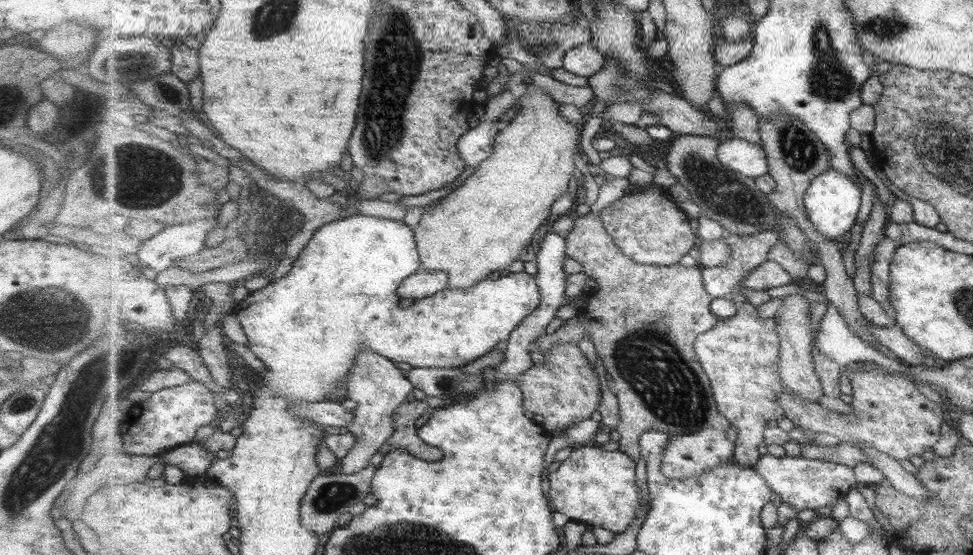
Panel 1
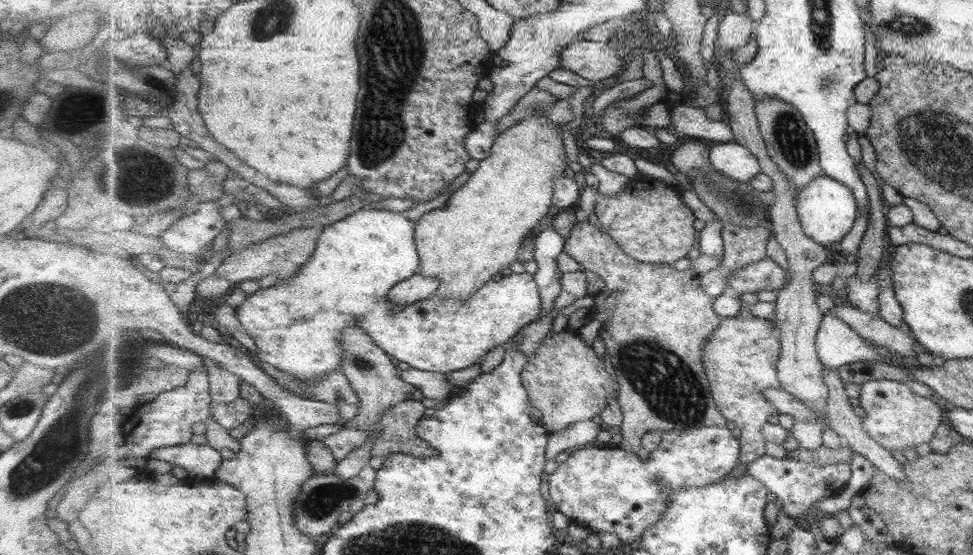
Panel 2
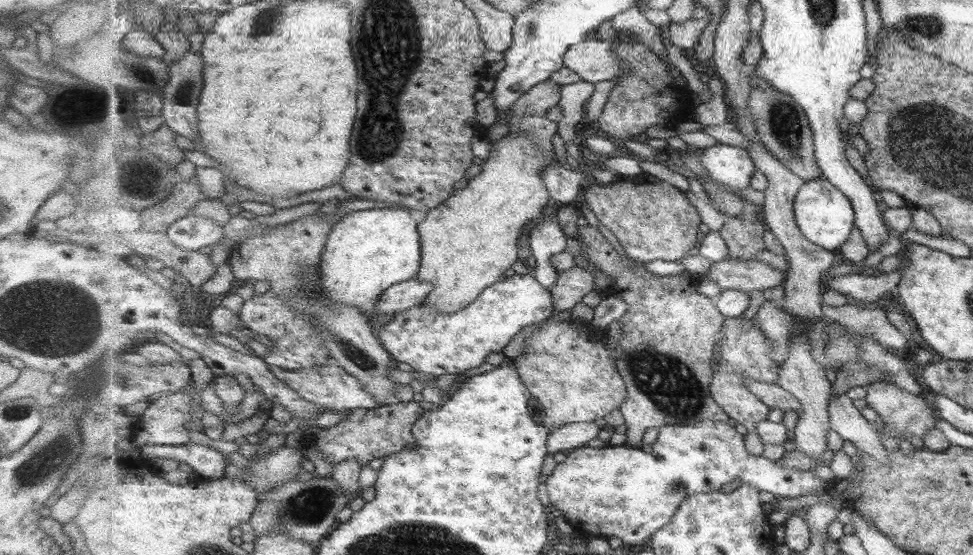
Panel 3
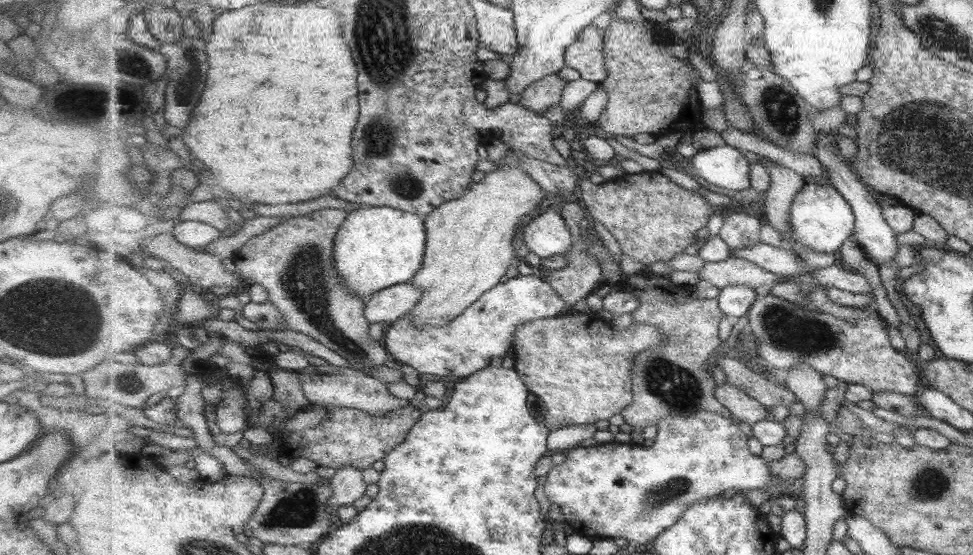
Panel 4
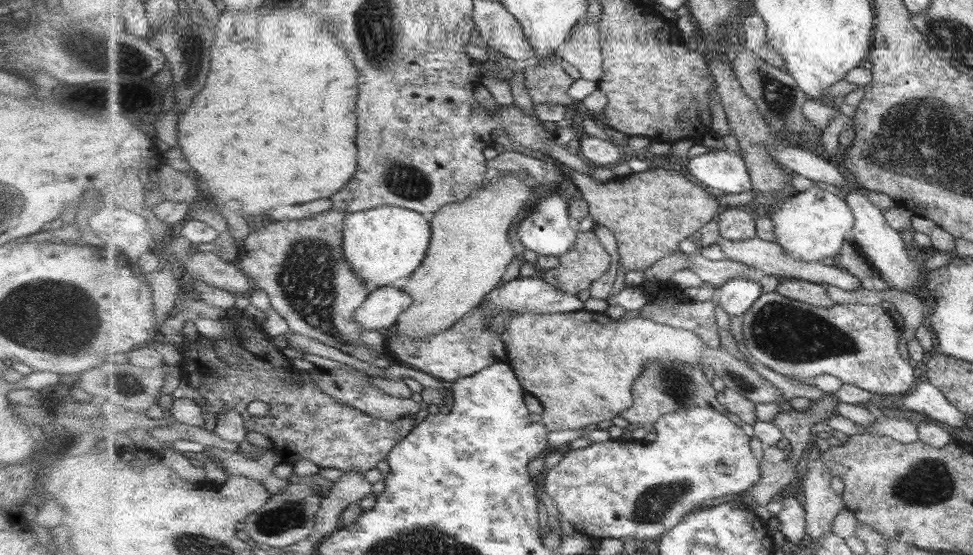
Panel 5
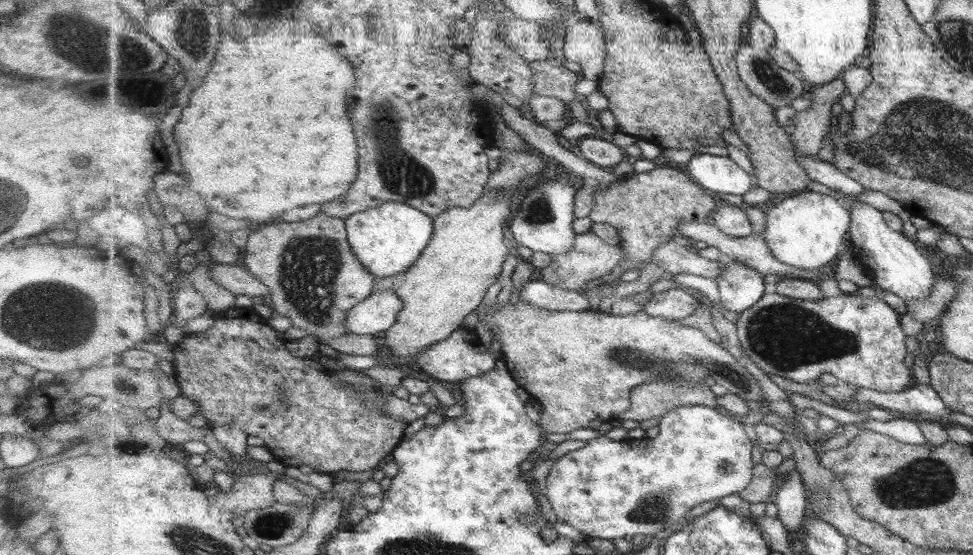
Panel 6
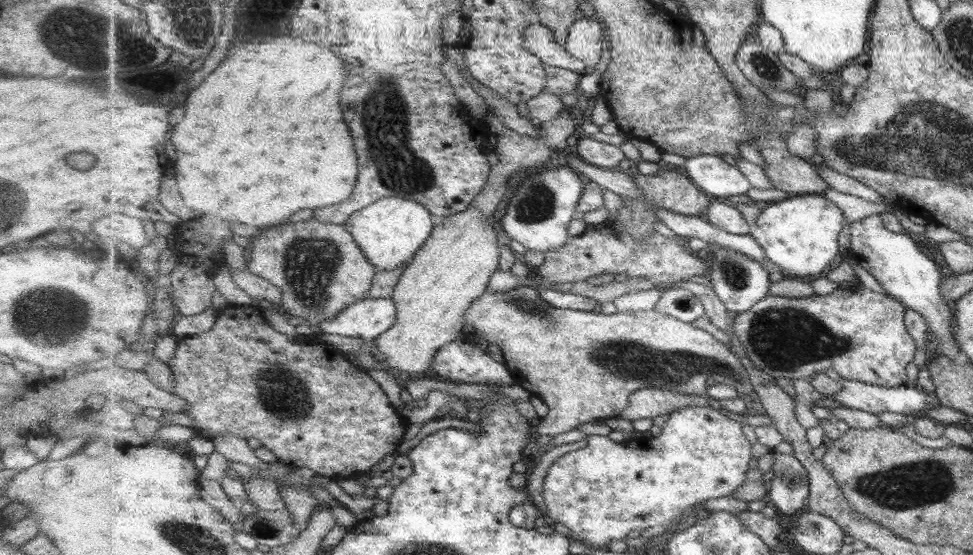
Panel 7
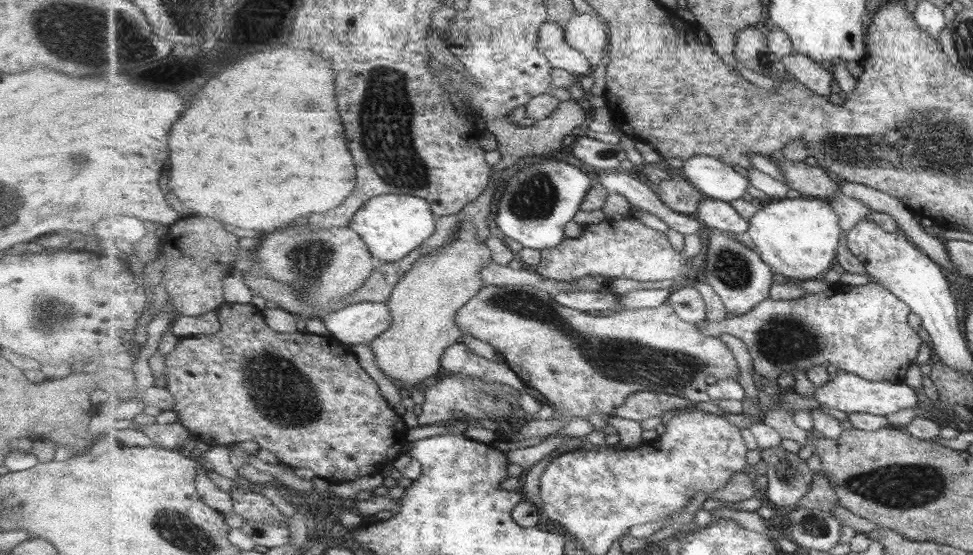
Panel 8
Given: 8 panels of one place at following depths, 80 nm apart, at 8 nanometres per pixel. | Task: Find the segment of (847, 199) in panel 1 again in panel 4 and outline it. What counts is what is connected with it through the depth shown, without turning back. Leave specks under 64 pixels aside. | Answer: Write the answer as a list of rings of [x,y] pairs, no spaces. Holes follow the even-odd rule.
[[[819,181],[806,185],[794,200],[791,209],[793,244],[803,244],[821,254],[840,251],[856,229],[856,214],[847,199],[830,183]]]

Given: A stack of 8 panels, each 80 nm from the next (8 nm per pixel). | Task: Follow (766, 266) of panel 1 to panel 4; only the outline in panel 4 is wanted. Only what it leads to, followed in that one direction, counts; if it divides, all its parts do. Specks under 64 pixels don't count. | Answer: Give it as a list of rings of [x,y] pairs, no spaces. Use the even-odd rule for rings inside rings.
[[[735,257],[723,262],[708,262],[699,272],[700,282],[707,282],[721,290],[730,285],[747,285],[753,289],[761,285],[772,287],[781,283],[781,277],[750,260]]]

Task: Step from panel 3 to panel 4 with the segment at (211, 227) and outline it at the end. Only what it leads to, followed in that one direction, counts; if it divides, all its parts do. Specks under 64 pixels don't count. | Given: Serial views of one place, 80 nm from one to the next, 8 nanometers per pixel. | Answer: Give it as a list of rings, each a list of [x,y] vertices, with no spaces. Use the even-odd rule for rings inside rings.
[[[196,220],[181,221],[172,230],[175,239],[187,247],[200,250],[221,237],[221,232],[212,224]]]

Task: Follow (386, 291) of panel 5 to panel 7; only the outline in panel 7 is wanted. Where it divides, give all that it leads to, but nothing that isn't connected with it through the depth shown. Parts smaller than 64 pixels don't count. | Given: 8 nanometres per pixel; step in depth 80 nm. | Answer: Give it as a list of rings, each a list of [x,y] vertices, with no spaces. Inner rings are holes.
[[[393,297],[360,300],[331,320],[319,326],[325,337],[341,335],[366,341],[375,341],[398,321],[398,306]]]

